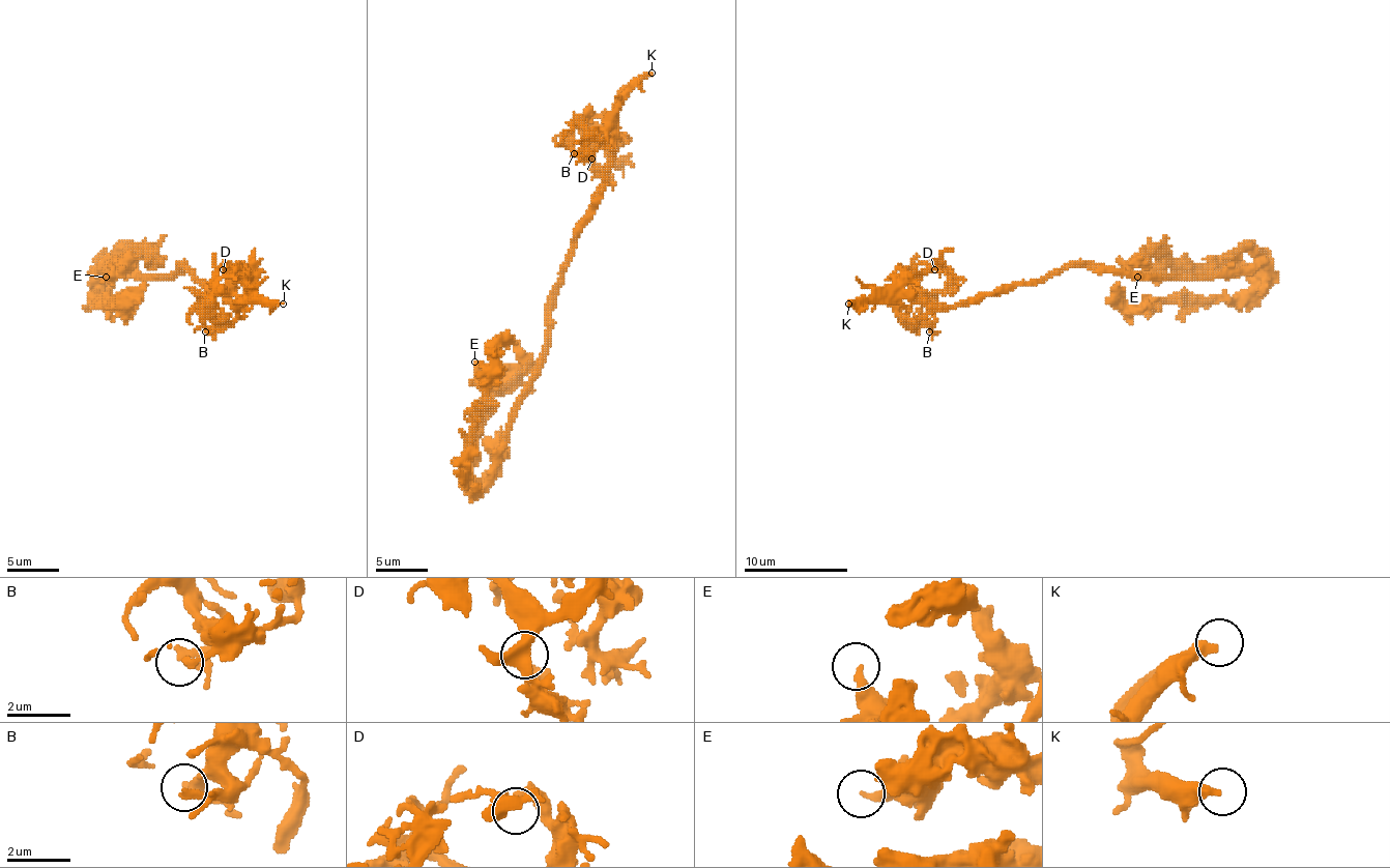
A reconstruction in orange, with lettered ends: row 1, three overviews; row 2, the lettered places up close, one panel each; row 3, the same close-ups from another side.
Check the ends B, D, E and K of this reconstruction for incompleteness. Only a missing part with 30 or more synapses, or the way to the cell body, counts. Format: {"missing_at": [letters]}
{"missing_at": ["K"]}

